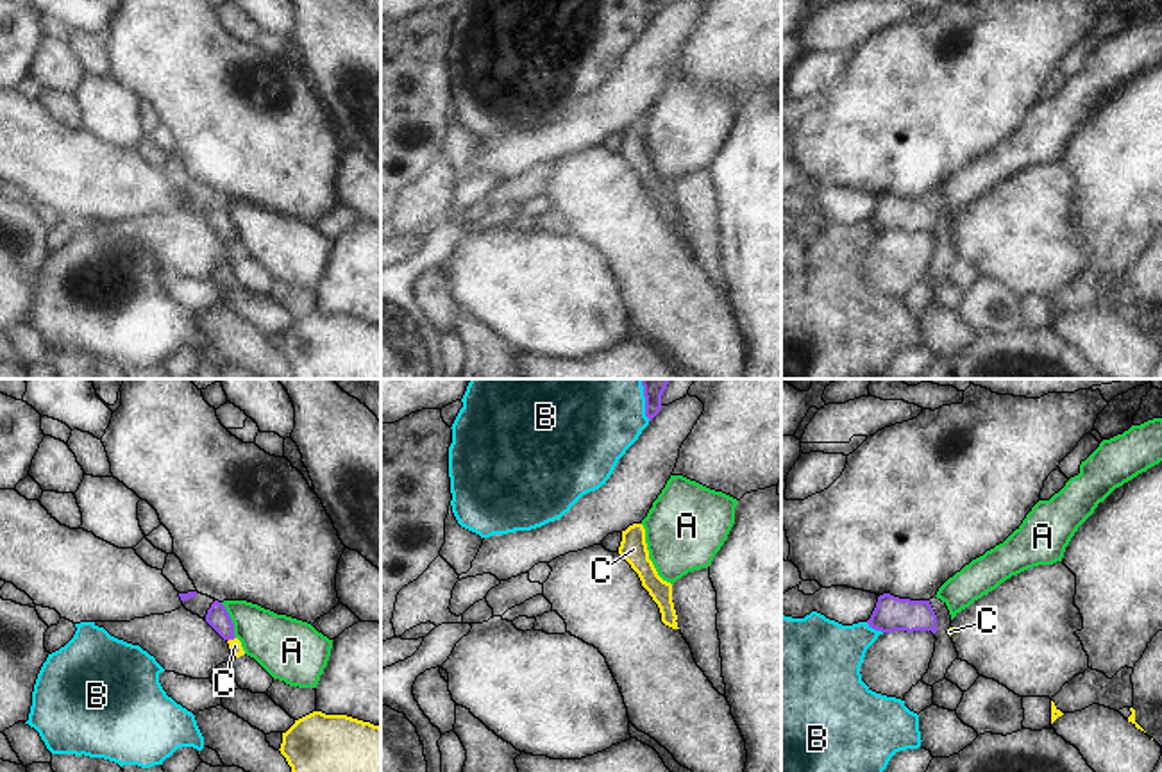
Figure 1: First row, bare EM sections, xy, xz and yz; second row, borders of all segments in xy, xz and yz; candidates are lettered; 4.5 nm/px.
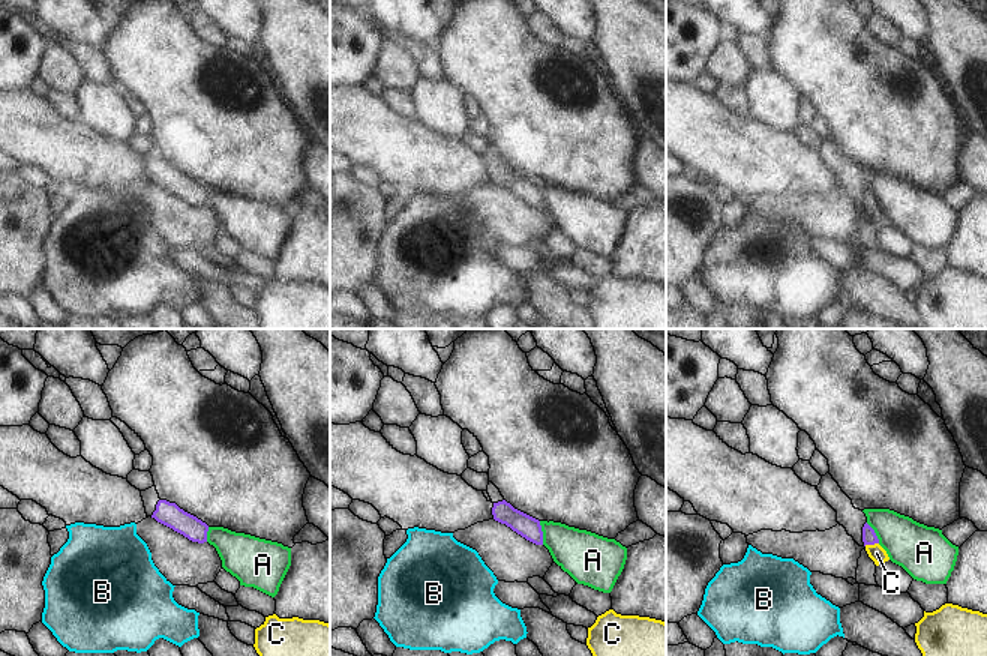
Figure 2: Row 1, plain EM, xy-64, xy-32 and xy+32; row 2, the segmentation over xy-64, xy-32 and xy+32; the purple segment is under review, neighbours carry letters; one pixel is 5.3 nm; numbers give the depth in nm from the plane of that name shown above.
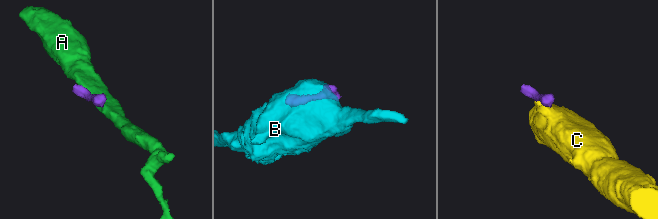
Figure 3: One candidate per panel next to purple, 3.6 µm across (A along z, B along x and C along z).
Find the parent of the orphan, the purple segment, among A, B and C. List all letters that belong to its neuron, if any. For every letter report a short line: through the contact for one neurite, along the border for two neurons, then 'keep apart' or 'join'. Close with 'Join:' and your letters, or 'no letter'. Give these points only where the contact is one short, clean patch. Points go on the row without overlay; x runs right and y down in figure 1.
A: line xy (220, 202), (236, 236); keep apart
B: keep apart
C: line xy (217, 217), (231, 238), (235, 245); join
Join: C

